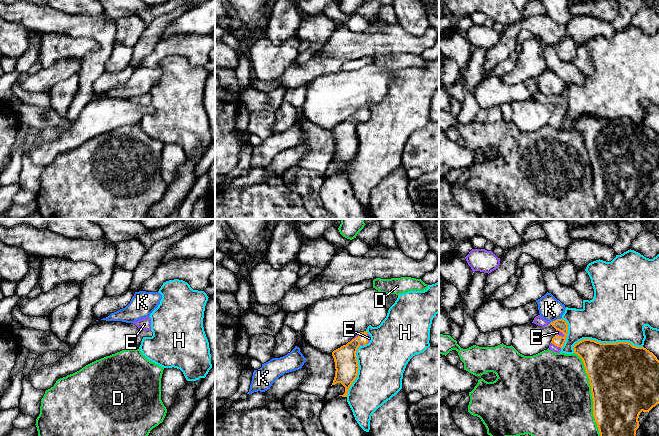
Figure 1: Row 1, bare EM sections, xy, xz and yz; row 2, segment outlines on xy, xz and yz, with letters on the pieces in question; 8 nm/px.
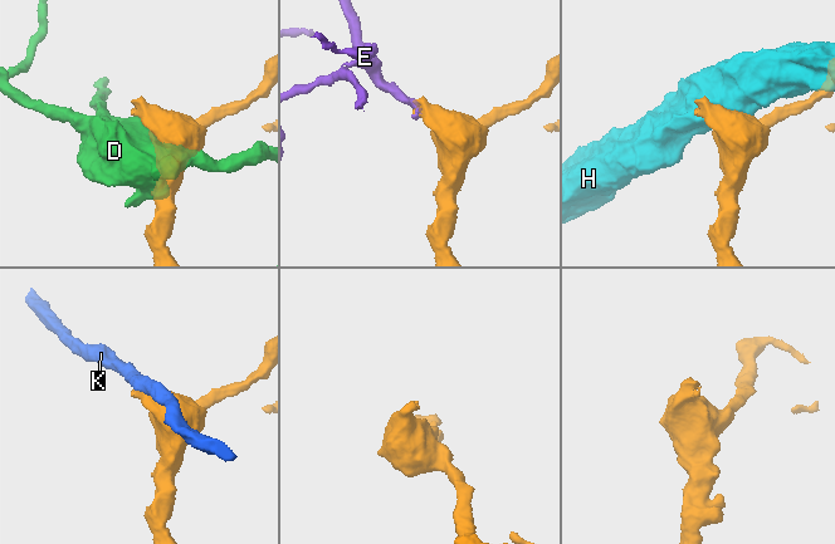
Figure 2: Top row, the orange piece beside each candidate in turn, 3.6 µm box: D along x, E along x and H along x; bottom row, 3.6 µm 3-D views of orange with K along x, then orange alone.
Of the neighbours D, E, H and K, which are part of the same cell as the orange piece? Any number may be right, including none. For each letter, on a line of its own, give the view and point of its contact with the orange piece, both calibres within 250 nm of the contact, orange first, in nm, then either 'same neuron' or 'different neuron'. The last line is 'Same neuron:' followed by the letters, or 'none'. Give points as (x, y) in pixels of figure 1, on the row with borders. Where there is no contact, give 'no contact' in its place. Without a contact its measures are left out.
D: contact yz (592, 394); calibres 500 and 480 nm; different neuron
E: contact yz (556, 345); calibres 100 and 60 nm; same neuron
H: contact yz (607, 343); calibres 480 and 440 nm; different neuron
K: contact yz (555, 320); calibres 100 and 190 nm; different neuron
Same neuron: E

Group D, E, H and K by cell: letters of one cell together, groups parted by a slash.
D / E / H / K

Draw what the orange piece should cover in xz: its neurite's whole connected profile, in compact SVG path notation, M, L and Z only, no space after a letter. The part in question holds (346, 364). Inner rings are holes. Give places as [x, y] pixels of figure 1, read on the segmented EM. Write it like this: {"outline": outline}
{"outline": "M367 331L360 332L346 345L332 352L336 369L332 385L341 383L345 387L345 393L339 396L347 397L348 390L358 374L357 349L368 344L370 340L371 337Z"}

